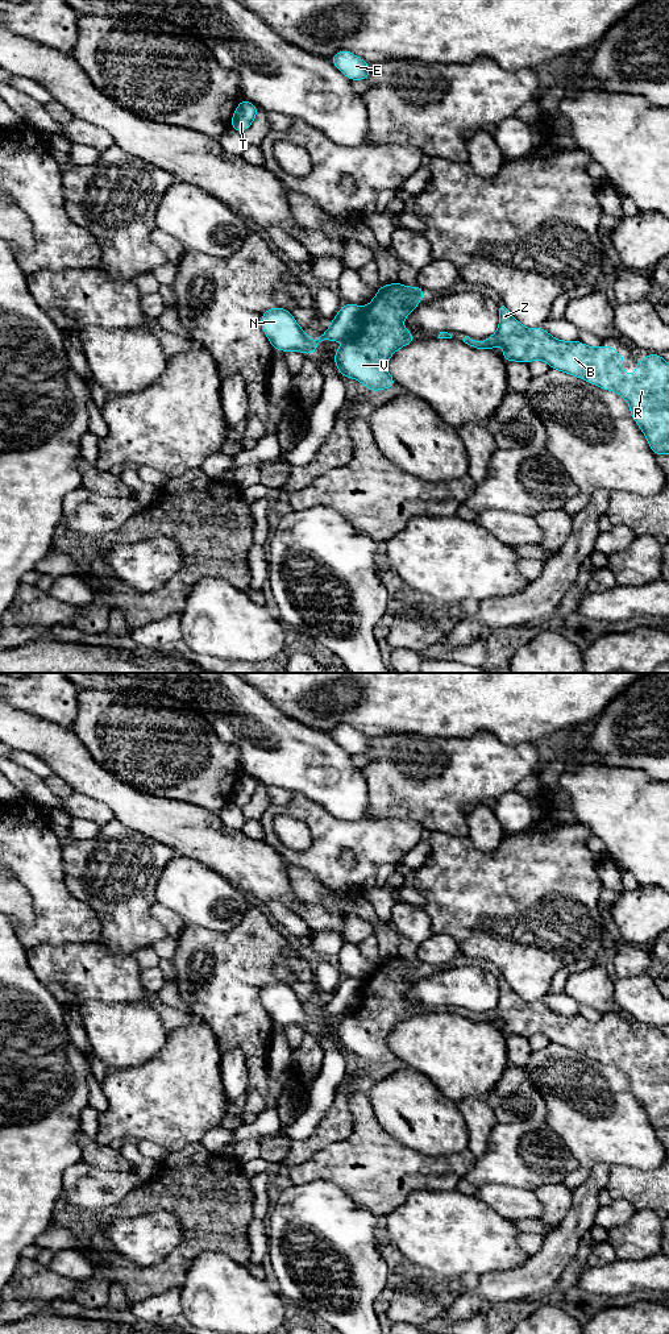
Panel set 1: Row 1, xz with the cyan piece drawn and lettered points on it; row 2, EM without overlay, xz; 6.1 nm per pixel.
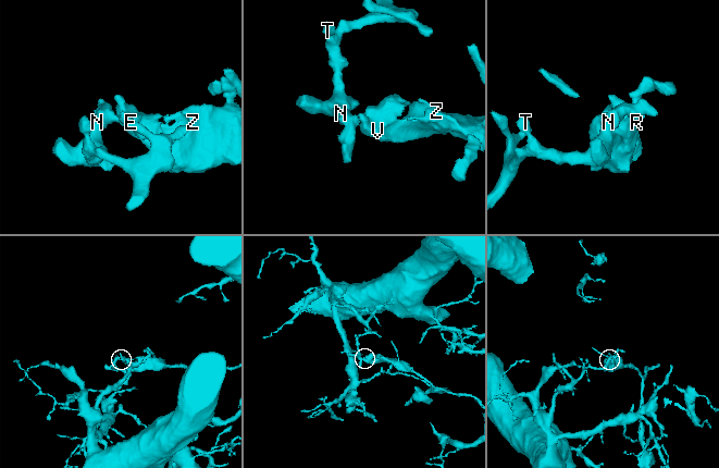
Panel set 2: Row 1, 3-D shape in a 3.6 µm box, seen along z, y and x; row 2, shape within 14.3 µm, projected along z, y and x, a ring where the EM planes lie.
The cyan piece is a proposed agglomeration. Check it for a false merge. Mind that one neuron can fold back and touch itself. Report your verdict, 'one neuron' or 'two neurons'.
two neurons

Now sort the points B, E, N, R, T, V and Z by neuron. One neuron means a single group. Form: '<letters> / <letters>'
B R V Z / E N T

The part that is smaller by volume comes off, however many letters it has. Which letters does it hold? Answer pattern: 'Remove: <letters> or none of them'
Remove: B, R, V, Z

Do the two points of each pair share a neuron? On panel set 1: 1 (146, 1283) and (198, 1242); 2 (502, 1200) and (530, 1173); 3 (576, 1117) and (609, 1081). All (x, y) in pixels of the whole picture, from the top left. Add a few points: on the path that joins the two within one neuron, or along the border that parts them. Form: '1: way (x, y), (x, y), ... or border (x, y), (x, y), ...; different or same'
1: way (160, 1278), (185, 1254); same
2: border (485, 1187), (515, 1185), (532, 1191); different
3: way (586, 1106), (588, 1097), (598, 1092); same

